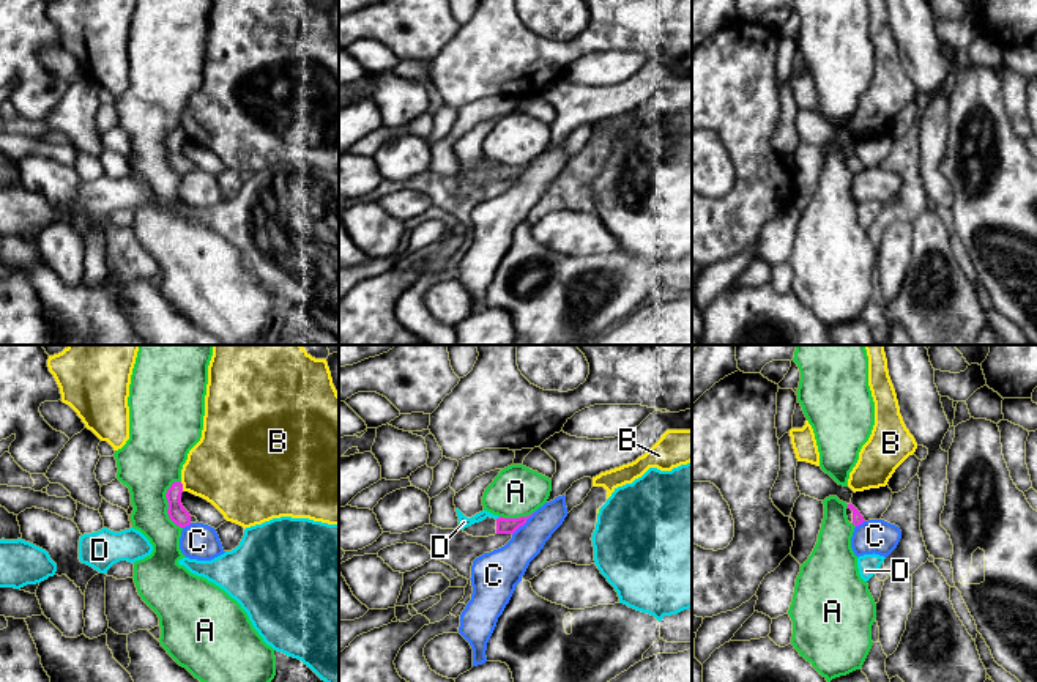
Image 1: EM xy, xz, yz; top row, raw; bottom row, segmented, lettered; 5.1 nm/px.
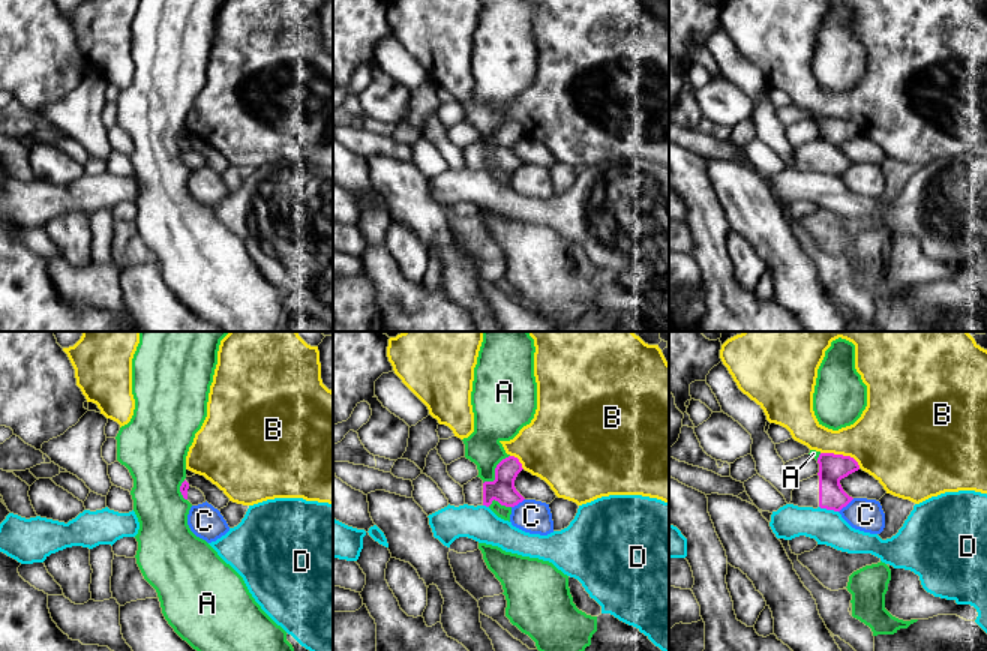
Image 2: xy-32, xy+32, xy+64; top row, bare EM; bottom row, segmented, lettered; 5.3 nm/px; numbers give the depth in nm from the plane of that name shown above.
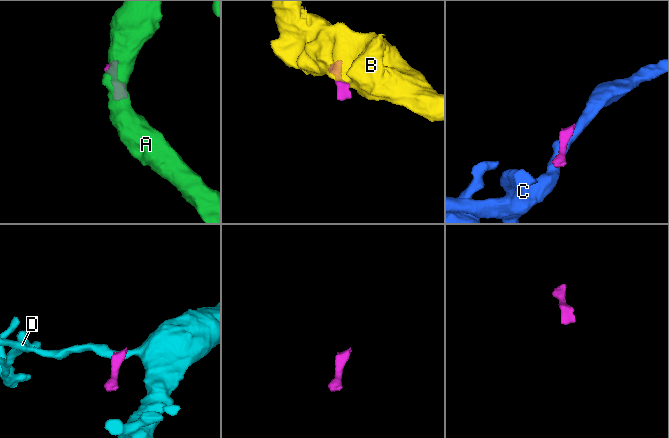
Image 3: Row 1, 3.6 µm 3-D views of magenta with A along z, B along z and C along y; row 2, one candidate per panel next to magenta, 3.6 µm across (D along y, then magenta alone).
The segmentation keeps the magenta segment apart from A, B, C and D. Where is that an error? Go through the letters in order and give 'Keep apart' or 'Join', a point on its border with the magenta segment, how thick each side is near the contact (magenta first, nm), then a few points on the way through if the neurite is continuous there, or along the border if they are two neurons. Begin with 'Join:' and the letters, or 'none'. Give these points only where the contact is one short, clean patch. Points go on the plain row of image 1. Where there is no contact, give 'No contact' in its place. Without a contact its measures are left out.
Join: none
A: Keep apart. Touches magenta at xy (169, 153). Thickness 90 nm (magenta) against 320 nm. Boundary: xy (174, 128), (166, 140), (167, 163), (182, 175)
B: Keep apart. Touches magenta at xy (182, 134). Thickness 90 nm (magenta) against 380 nm
C: Keep apart. Touches magenta at xz (524, 170). Thickness 80 nm (magenta) against 200 nm. Boundary: xz (535, 159), (512, 181)
D: Keep apart. Touches magenta at xz (497, 166). Thickness 80 nm (magenta) against 60 nm

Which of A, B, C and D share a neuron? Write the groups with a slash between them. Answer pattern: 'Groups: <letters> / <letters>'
Groups: A / B / C / D

